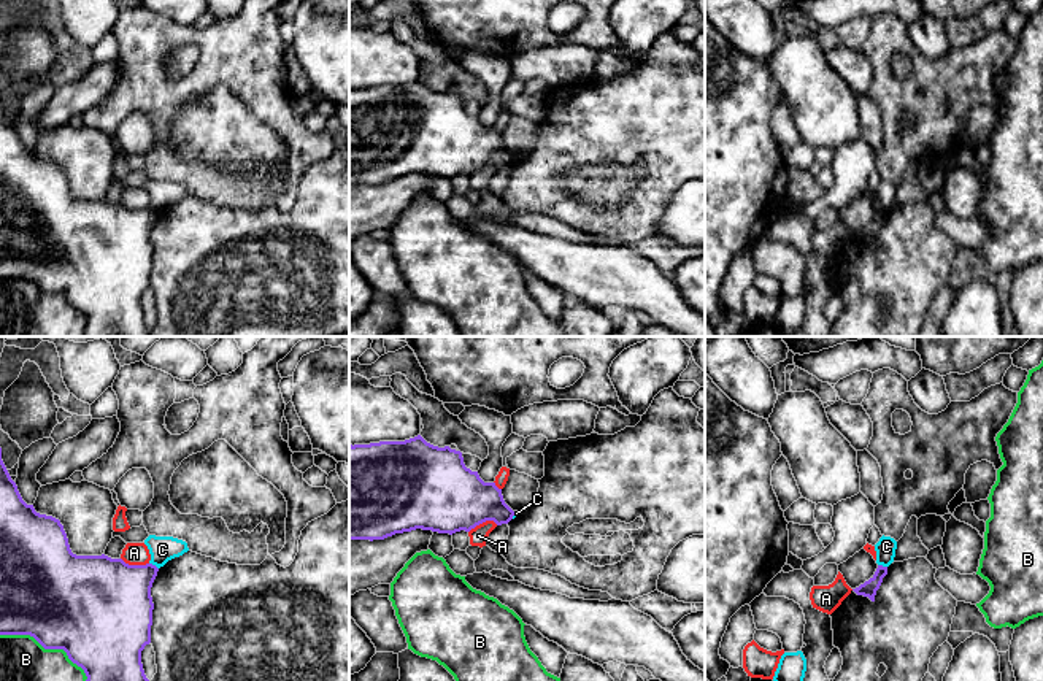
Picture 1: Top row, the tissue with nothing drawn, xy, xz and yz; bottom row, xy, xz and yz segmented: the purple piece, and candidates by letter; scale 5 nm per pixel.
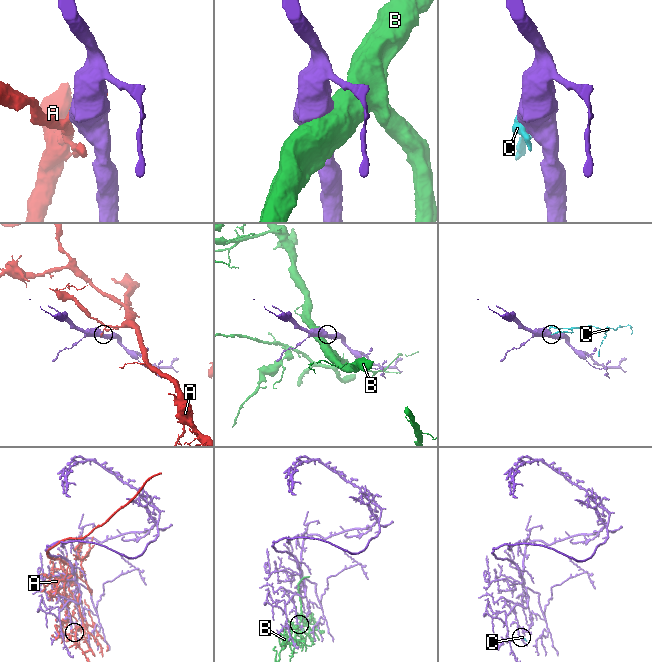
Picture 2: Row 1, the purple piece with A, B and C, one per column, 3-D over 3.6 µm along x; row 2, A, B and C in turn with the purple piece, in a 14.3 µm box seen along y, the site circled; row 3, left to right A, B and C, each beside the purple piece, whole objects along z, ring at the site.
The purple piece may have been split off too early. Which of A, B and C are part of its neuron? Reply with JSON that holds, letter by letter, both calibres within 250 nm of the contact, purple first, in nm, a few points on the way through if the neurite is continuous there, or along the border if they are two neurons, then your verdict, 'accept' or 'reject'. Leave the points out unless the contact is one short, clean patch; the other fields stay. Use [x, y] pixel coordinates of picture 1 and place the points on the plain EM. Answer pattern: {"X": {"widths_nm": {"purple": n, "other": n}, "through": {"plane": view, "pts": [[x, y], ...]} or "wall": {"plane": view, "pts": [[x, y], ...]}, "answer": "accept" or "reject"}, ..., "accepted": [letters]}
{"A": {"widths_nm": {"purple": 380, "other": 90}, "answer": "reject"}, "B": {"widths_nm": {"purple": 480, "other": 420}, "answer": "reject"}, "C": {"widths_nm": {"purple": 360, "other": 130}, "wall": {"plane": "xy", "pts": [[150, 207], [157, 213]]}, "answer": "reject"}, "accepted": []}

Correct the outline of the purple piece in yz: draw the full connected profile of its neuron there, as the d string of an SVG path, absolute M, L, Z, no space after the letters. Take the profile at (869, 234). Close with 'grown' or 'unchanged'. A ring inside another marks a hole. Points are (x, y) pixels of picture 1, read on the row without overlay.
M878 210L875 219L860 229L859 232L852 233L857 240L868 241L875 246L876 235L879 233L883 222L887 219L887 211Z | unchanged

